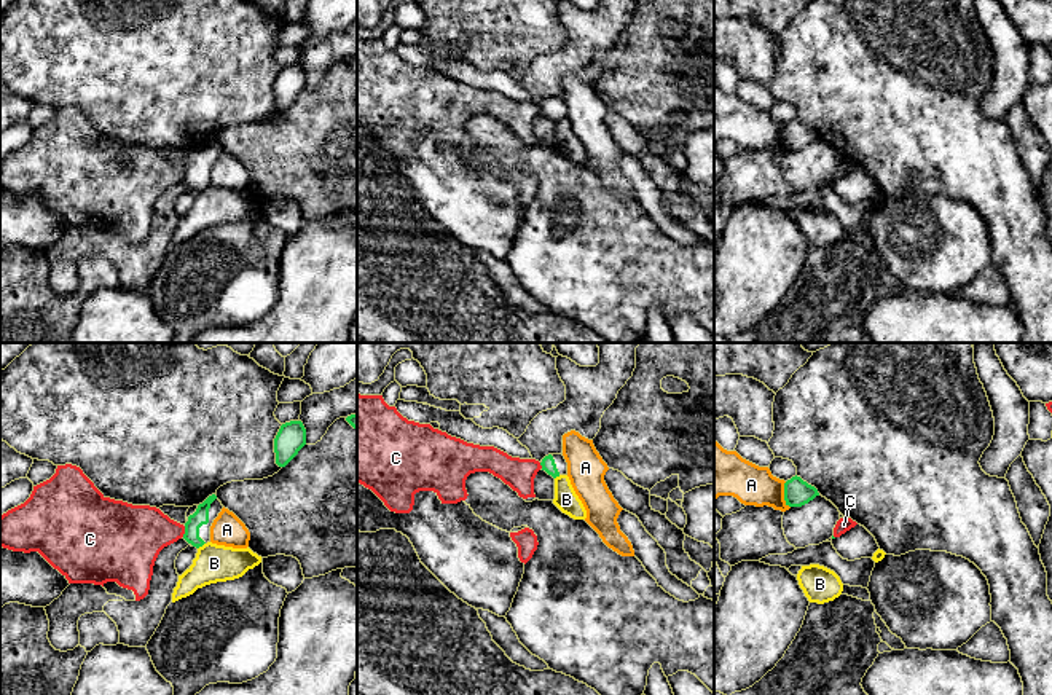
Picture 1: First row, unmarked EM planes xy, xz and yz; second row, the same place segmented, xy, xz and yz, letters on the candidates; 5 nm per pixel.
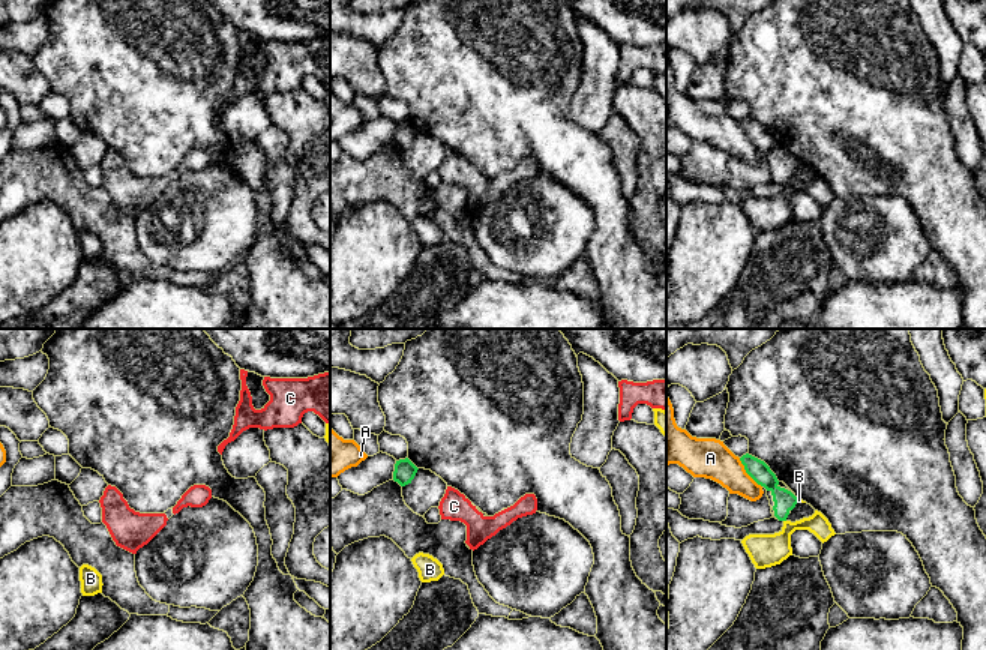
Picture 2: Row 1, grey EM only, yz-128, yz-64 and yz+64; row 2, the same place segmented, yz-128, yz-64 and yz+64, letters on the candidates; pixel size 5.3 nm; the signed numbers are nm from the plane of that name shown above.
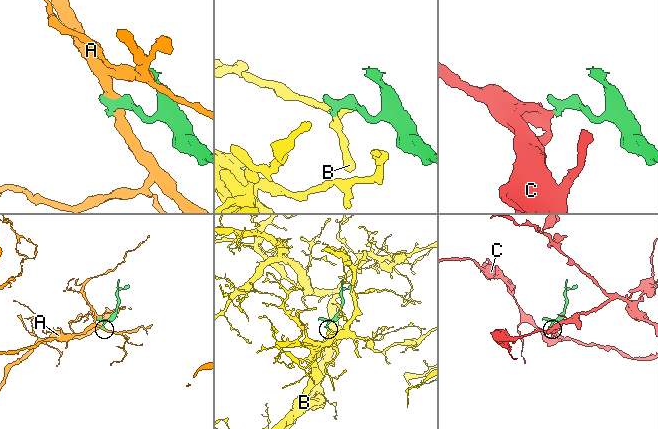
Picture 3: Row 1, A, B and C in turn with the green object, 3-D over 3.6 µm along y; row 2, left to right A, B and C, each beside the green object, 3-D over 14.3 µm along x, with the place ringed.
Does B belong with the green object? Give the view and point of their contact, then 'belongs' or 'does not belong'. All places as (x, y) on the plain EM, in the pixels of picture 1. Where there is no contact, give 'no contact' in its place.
contact xy (201, 188); does not belong

